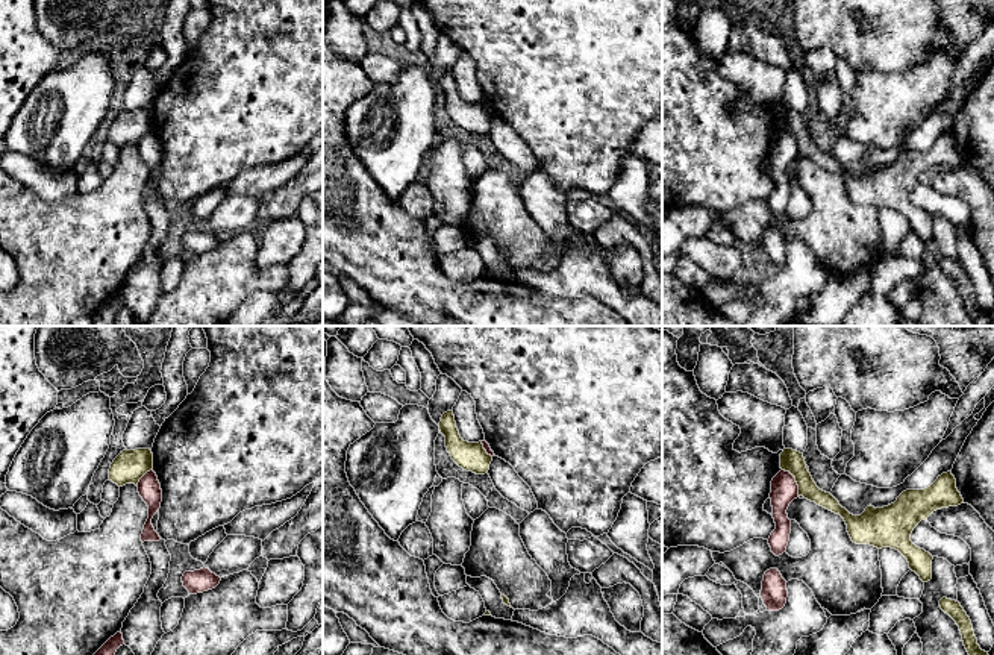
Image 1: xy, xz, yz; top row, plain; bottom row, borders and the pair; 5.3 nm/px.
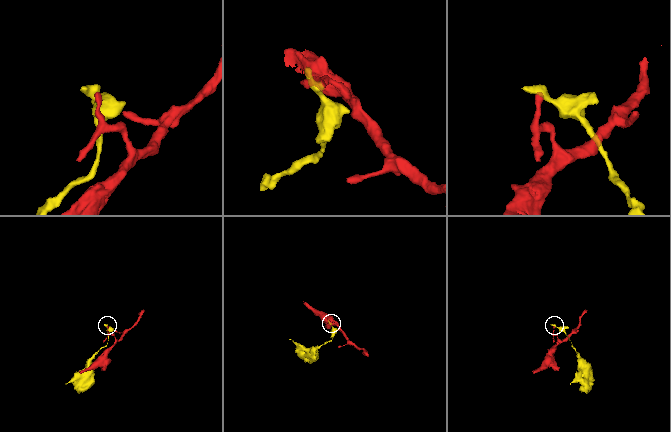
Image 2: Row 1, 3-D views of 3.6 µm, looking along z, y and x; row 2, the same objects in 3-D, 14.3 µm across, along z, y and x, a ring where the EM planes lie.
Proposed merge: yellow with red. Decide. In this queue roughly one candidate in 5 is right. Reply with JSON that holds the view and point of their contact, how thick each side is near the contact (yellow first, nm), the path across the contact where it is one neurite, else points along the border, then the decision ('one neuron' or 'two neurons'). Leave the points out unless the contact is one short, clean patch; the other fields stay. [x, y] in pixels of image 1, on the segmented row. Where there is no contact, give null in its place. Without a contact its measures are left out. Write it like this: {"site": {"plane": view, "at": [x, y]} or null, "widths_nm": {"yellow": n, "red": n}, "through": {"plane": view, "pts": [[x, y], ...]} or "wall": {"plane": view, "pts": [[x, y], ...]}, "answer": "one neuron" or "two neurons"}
{"site": {"plane": "yz", "at": [796, 481]}, "widths_nm": {"yellow": 120, "red": 140}, "wall": {"plane": "yz", "pts": [[782, 469], [794, 478], [799, 495]]}, "answer": "two neurons"}

